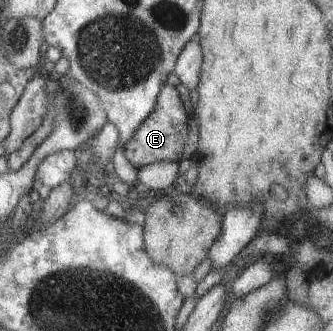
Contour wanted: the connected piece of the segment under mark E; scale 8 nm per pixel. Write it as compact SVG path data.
M164 84L156 96L156 101L150 115L141 121L123 147L125 159L133 165L135 170L154 162L179 162L182 150L188 137L187 121L189 115L185 113L183 103L174 87Z

